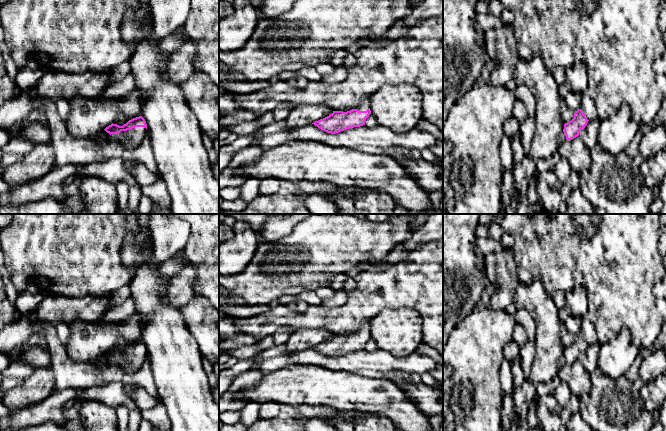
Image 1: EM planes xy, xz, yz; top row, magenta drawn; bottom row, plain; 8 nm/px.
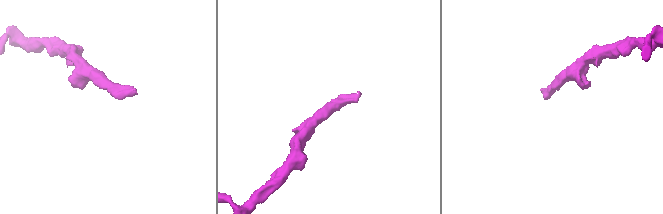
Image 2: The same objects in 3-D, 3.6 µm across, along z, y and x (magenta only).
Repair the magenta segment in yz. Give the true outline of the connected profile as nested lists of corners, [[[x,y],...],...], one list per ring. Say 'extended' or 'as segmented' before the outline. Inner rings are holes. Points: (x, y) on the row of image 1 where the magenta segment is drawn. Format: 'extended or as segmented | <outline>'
extended | [[[581,109],[575,111],[574,118],[564,124],[563,132],[559,135],[559,143],[561,144],[565,140],[572,140],[579,136],[580,130],[585,128],[588,121]]]

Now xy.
extended | [[[142,116],[129,120],[123,126],[111,124],[104,129],[110,134],[110,139],[124,144],[127,155],[133,152],[142,143],[147,124]]]

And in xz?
extended | [[[368,97],[363,99],[355,109],[347,112],[333,111],[329,116],[312,124],[327,133],[335,134],[349,128],[365,125],[365,121],[370,114],[370,100]]]

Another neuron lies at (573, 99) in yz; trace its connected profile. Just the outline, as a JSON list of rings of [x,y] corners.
[[[569,91],[567,96],[560,104],[561,115],[565,123],[571,121],[574,118],[575,112],[580,109],[580,103],[582,101],[582,93]]]

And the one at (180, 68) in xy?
[[[193,41],[184,42],[180,48],[172,54],[169,63],[161,69],[162,75],[166,79],[181,85],[196,71],[193,65],[196,51],[197,43]]]

